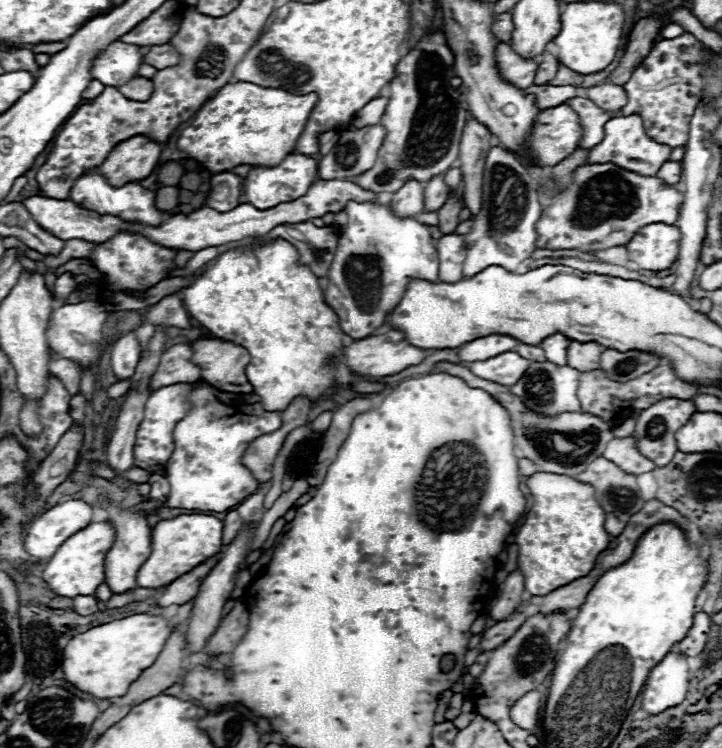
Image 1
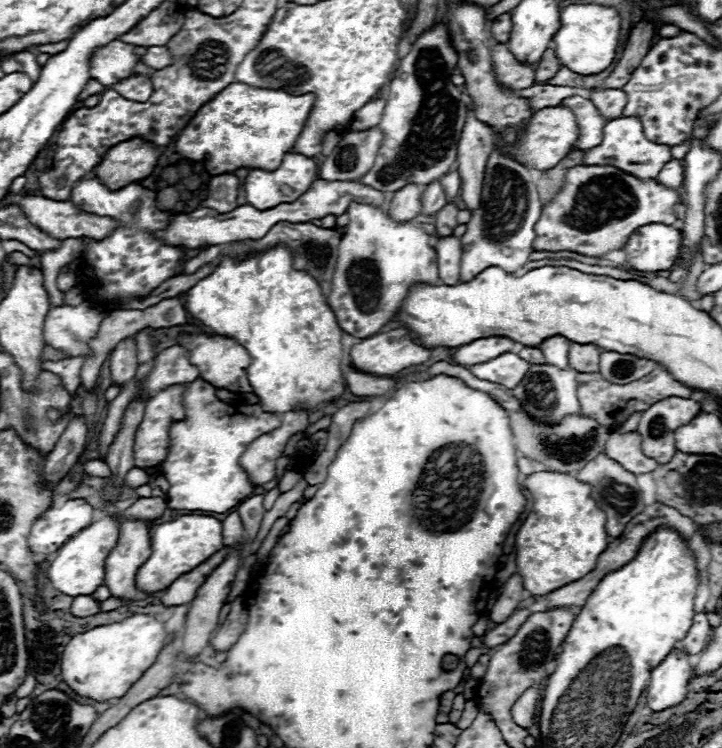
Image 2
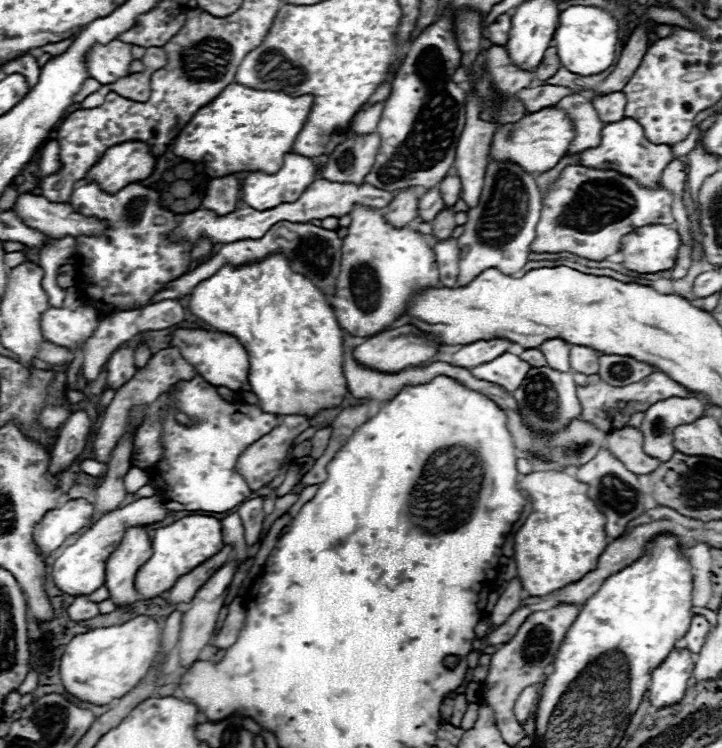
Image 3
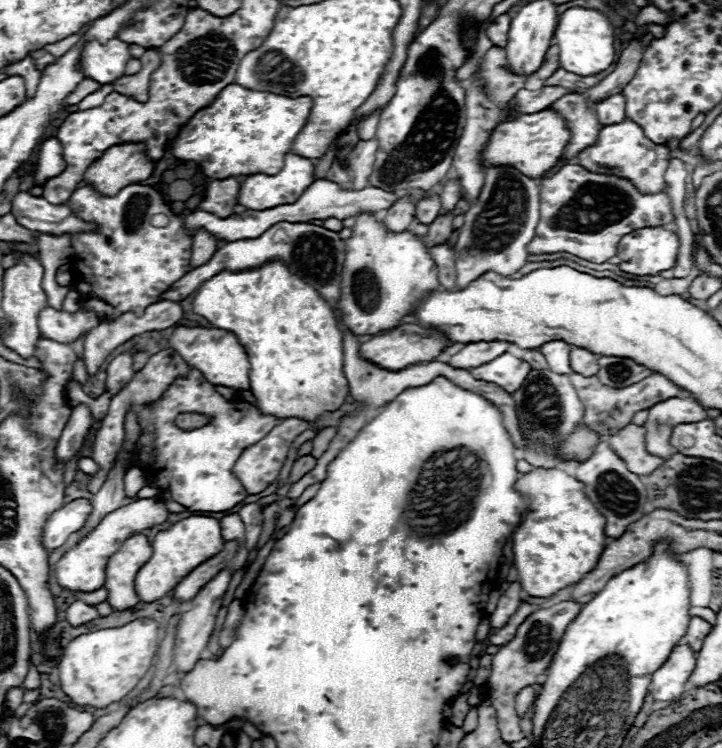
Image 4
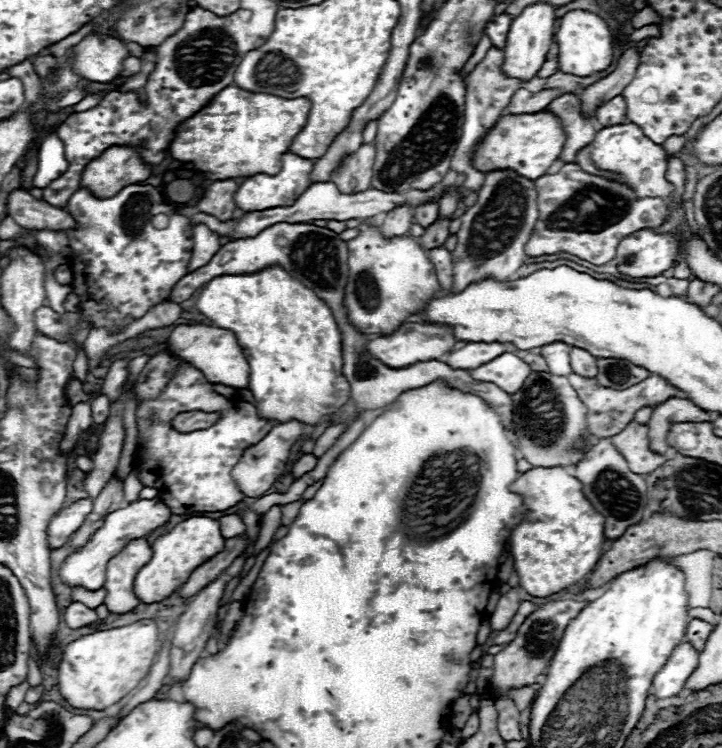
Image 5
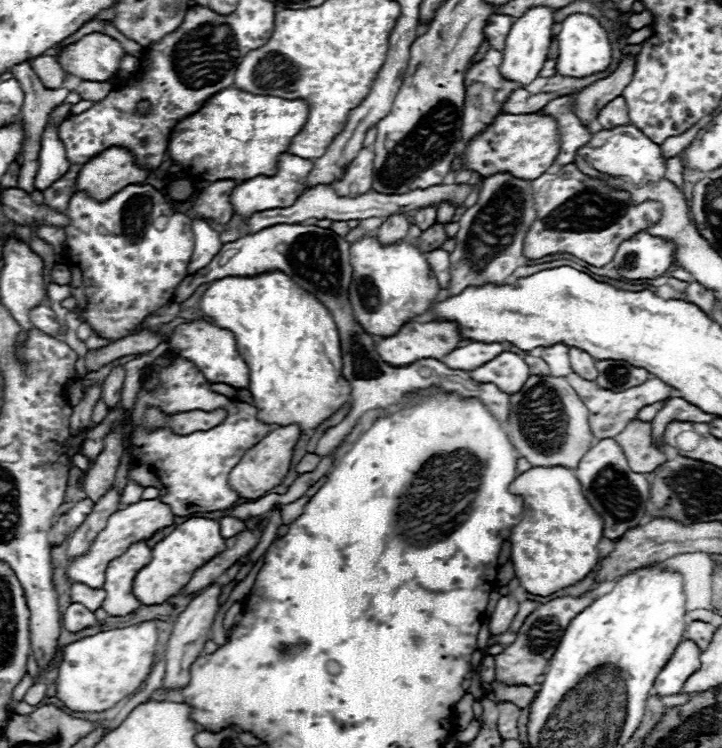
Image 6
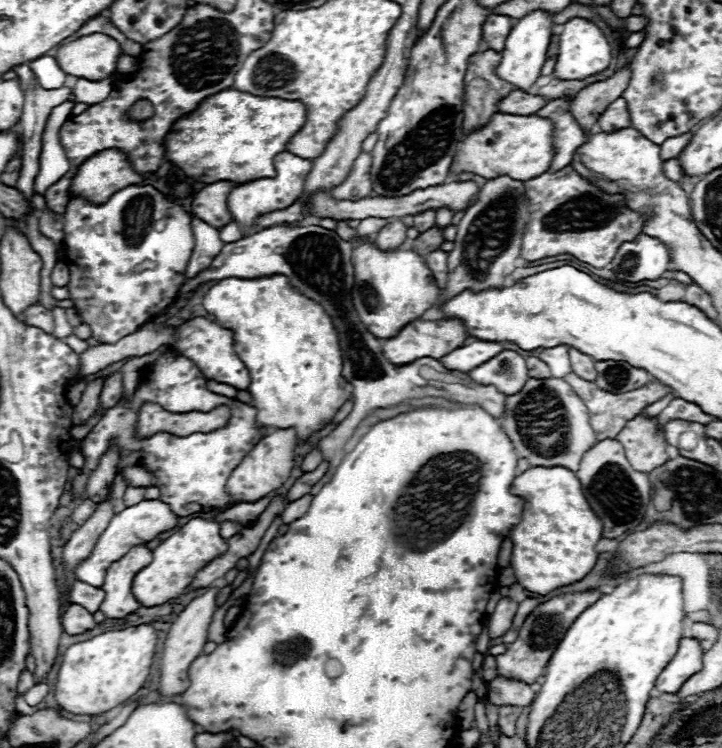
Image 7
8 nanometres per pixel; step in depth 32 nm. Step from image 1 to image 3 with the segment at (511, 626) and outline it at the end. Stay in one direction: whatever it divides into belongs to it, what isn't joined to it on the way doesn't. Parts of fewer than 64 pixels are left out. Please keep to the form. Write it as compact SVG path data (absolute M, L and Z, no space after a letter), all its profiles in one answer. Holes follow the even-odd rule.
M520 606L502 626L494 628L488 636L486 636L486 644L490 646L498 646L498 644L506 644L508 640L512 640L512 636L516 634L516 630L522 626L522 622L532 614L530 606Z

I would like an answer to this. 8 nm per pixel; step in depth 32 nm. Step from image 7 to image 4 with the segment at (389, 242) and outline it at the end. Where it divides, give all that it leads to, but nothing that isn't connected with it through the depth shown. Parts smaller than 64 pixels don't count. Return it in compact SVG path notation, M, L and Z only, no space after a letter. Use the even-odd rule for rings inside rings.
M402 196L402 200L398 200L392 208L388 208L386 216L384 216L384 226L390 232L404 232L410 228L412 220L414 220L414 202L410 196Z

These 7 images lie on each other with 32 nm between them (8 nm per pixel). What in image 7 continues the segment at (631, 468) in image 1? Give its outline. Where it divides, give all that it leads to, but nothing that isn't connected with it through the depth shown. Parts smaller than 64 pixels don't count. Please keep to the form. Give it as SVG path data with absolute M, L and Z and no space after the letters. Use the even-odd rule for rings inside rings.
M638 414L624 426L616 440L624 446L626 458L632 468L640 472L650 472L668 460L668 454L664 454L668 442L664 430L658 430L656 418Z

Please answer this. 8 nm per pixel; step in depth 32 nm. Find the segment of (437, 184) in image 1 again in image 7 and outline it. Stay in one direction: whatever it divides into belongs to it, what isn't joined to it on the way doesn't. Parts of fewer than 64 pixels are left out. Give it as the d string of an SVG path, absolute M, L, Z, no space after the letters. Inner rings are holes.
M434 210L416 214L416 216L414 216L414 228L422 234L422 232L426 232L426 230L430 230L430 228L434 226L434 218L436 218L436 212L434 212Z

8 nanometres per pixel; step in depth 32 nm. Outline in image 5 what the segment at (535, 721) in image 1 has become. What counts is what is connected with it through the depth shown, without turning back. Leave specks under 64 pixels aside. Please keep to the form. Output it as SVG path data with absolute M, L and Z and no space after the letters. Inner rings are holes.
M530 686L514 688L514 690L510 690L510 692L508 692L508 696L514 700L516 708L522 712L522 710L526 710L526 708L530 708L530 706L532 706L532 702L534 702L534 698L536 698L536 690L534 690L534 688L530 688Z

